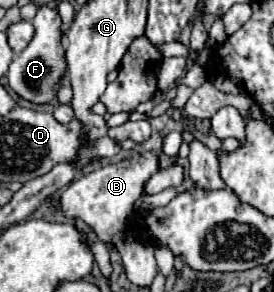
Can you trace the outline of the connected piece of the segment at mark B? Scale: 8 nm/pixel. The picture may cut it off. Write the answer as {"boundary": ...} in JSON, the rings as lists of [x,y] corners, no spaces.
{"boundary":[[[143,152],[139,156],[121,160],[117,164],[107,164],[97,170],[83,174],[81,178],[73,180],[69,188],[59,198],[59,212],[65,218],[79,218],[83,220],[99,240],[105,244],[115,244],[127,230],[127,220],[133,208],[133,200],[143,194],[143,182],[151,178],[159,170],[159,158],[153,152]]]}

